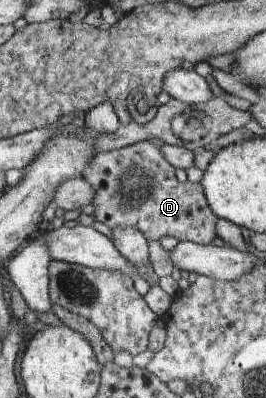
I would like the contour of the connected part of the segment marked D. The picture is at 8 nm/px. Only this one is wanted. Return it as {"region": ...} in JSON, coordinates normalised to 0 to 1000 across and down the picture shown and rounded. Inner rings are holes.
{"region":[[[545,352],[474,372],[383,382],[350,399],[342,420],[320,430],[316,447],[357,470],[365,490],[350,518],[353,548],[410,573],[508,568],[549,585],[556,603],[590,606],[613,595],[654,595],[673,608],[718,606],[756,616],[786,616],[816,595],[820,540],[786,515],[767,470],[756,460],[677,457],[658,440],[658,420],[628,405],[609,374],[568,354]]]}

